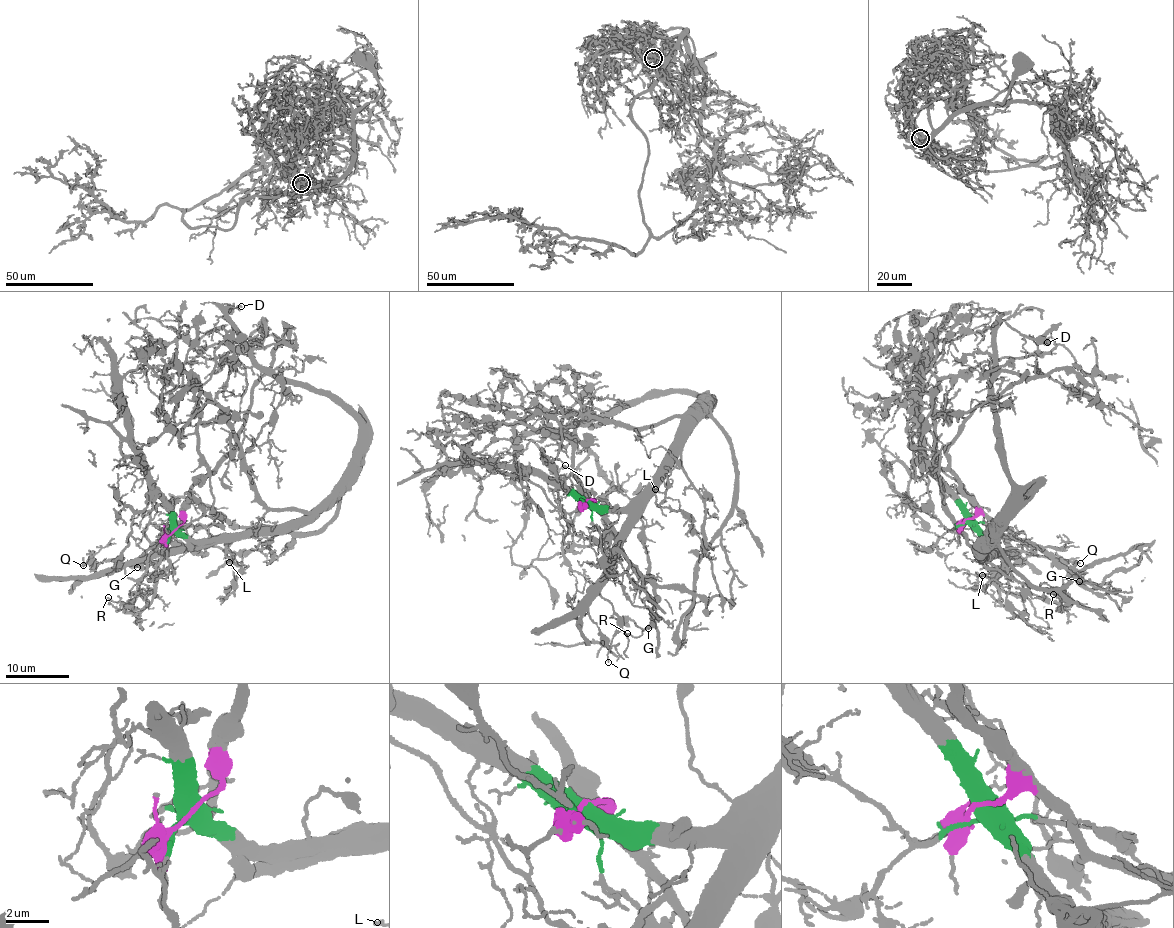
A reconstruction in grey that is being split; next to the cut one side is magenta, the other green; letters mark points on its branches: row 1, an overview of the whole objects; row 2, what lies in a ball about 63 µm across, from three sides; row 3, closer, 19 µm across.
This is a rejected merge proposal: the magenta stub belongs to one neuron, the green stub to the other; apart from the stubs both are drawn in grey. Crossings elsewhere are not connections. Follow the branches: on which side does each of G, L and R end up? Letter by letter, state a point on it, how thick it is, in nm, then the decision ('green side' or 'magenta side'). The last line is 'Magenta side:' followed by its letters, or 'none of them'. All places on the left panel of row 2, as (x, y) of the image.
G: at (137, 567); 130 nm thick; magenta side
L: at (229, 562); 160 nm thick; green side
R: at (108, 597); 110 nm thick; magenta side
Magenta side: G, R

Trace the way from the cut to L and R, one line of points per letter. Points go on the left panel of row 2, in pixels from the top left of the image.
L: (176, 528), (196, 541), (221, 535), (231, 539), (226, 548), (235, 562), (229, 562)
R: (176, 528), (181, 517), (180, 530), (169, 534), (172, 546), (147, 567), (139, 592), (127, 603), (107, 598)

